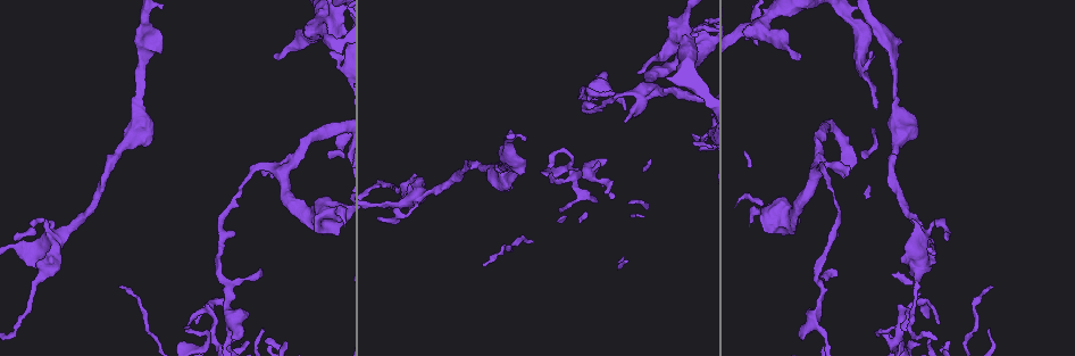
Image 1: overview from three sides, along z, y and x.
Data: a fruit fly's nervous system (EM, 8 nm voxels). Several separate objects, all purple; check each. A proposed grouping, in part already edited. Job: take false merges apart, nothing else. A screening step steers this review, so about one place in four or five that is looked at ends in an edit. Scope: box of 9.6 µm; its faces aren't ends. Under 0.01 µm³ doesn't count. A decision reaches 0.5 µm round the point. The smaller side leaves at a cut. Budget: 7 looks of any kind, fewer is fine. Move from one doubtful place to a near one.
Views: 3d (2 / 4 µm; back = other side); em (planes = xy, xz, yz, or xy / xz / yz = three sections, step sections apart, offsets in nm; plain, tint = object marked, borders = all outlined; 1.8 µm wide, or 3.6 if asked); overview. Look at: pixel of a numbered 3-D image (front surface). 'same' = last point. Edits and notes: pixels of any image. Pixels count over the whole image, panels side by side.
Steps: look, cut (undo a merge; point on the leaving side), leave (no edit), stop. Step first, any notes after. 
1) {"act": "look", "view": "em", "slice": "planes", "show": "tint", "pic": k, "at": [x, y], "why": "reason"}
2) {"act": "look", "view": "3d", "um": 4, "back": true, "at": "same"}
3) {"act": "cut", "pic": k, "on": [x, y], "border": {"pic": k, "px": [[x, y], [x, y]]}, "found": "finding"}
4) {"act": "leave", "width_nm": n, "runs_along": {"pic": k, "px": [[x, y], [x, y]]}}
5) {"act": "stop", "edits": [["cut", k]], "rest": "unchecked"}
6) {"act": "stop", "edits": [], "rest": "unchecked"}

{"act": "look", "view": "em", "slice": "xz", "step": 16, "show": "tint", "pic": 1, "at": [212, 301]}

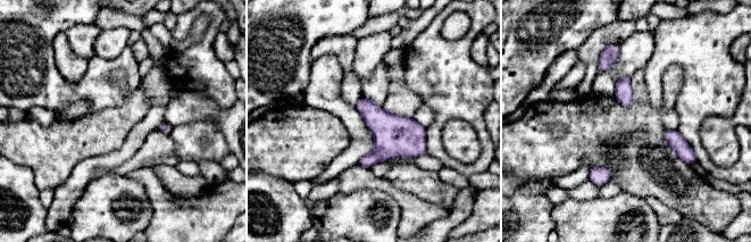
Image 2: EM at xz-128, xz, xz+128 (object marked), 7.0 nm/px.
{"act": "look", "view": "em", "slice": "planes", "show": "tint", "at": "same", "why": "cut it another way"}

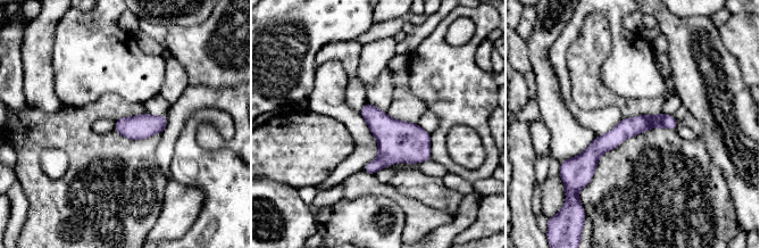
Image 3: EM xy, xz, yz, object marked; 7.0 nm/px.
{"act": "leave", "width_nm": 140, "runs_along": {"pic": 3, "px": [[674, 122], [627, 127], [575, 162]]}, "found": "one neuron here"}

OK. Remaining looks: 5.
{"act": "look", "view": "3d", "um": 4, "pic": 1, "at": [281, 176], "why": "sharp bend"}

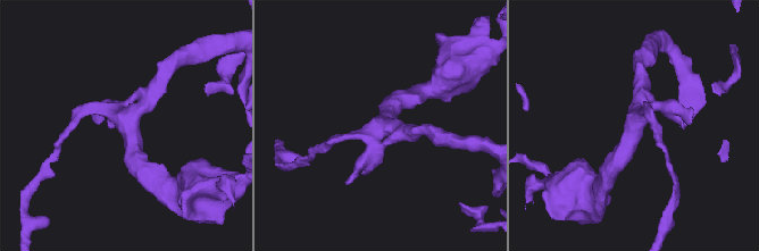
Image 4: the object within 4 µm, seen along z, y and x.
{"act": "look", "view": "em", "um": 3.6, "slice": "yz", "step": 4, "show": "tint", "pic": 4, "at": [379, 129], "arms": 4}

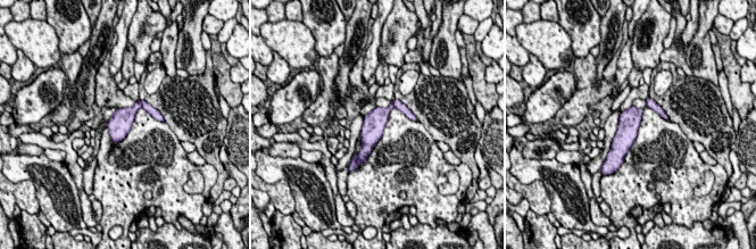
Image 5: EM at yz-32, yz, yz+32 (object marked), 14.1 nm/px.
{"act": "leave", "width_nm": 300, "runs_along": {"pic": 5, "px": [[407, 111], [392, 106], [363, 152]]}, "found": "continuous, no second neuron"}

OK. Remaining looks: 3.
{"act": "look", "view": "3d", "um": 2, "pic": 1, "at": [768, 15], "why": "sharp bend"}

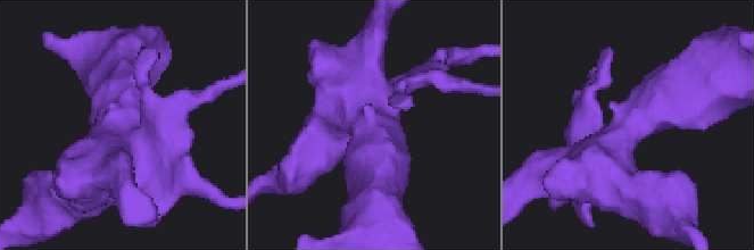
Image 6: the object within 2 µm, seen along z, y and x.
{"act": "look", "view": "em", "slice": "planes", "show": "tint", "pic": 6, "at": [629, 124]}

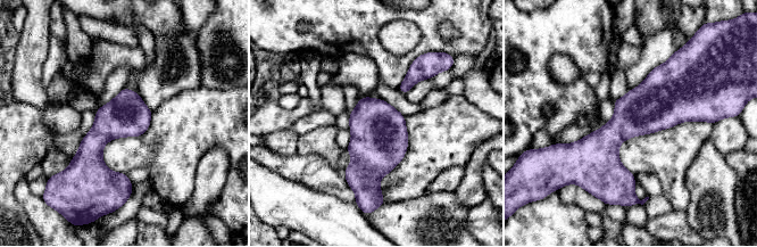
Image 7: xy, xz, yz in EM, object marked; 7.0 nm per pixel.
{"act": "leave", "width_nm": 300, "found": "all the same neuron"}

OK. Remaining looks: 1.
{"act": "stop", "edits": [], "rest": "unchecked"}

